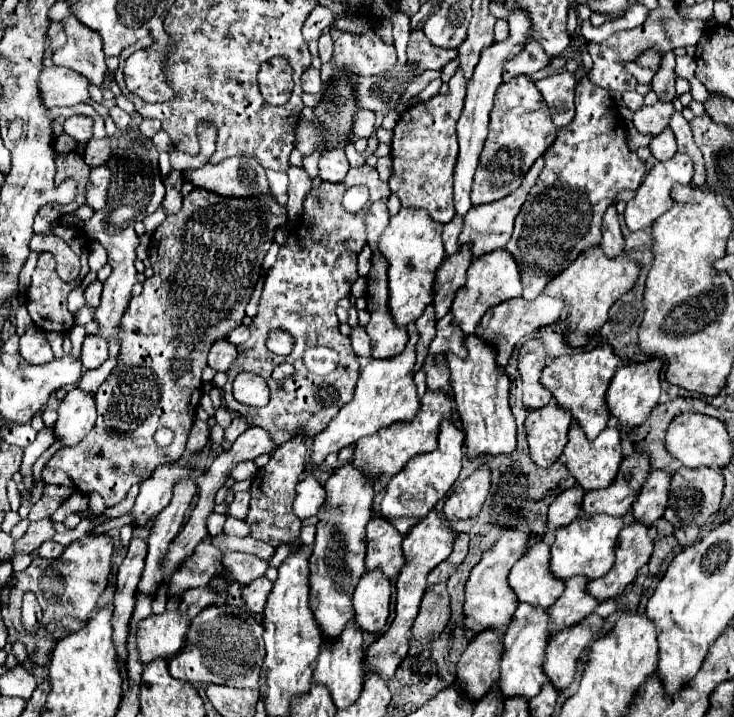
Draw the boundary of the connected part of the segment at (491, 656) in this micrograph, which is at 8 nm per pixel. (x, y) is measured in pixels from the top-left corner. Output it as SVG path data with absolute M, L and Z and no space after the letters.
M484 630L474 636L474 640L464 650L458 662L458 682L474 694L474 700L482 698L490 686L494 686L500 678L500 662L502 662L504 634L496 630Z

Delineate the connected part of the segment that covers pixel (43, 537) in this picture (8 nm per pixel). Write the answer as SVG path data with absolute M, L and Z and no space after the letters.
M44 518L40 522L32 522L30 528L26 530L24 538L20 538L20 540L14 542L14 554L18 554L18 552L30 554L38 546L42 546L42 542L52 540L52 536L54 536L54 524L56 522L52 518Z

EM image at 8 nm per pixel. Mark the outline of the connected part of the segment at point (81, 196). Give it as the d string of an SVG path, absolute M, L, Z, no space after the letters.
M74 150L74 152L70 152L70 154L58 154L56 162L58 162L56 180L58 180L58 182L62 182L62 180L72 178L78 184L78 194L68 205L56 204L56 202L48 202L48 204L44 204L44 206L53 206L53 215L48 215L46 220L56 219L63 213L71 214L78 207L85 205L87 186L90 184L89 175L91 167L84 162L84 156L82 156L80 152L76 152L76 150Z

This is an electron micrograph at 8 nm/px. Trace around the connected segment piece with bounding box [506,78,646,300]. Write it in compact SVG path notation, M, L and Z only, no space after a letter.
M582 78L576 84L576 116L574 120L558 130L558 138L546 152L546 166L534 186L530 190L530 198L526 200L526 206L522 206L514 234L510 242L506 244L506 250L514 254L514 260L518 262L522 270L522 282L524 292L522 298L534 300L548 284L550 278L560 274L586 246L600 244L602 240L602 216L608 206L616 202L616 196L622 190L636 190L642 184L642 178L646 174L646 164L638 160L638 156L628 148L626 140L626 122L618 114L616 104L608 90L592 84L588 78Z

